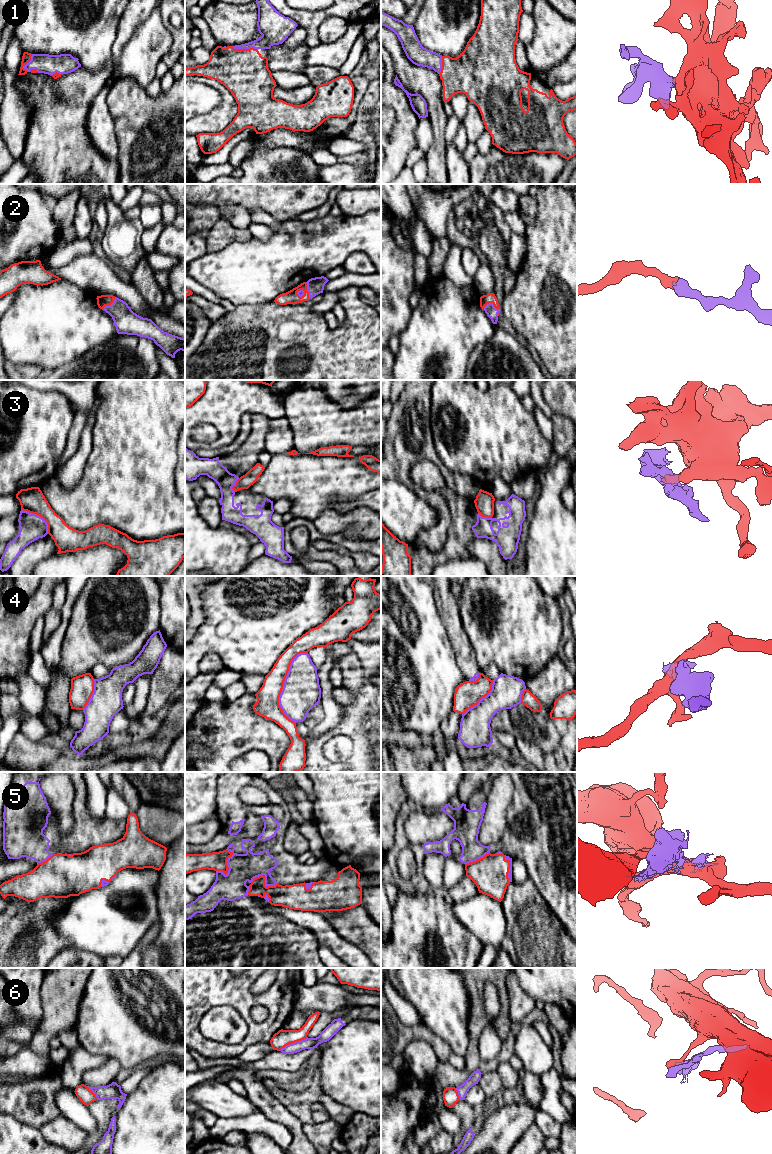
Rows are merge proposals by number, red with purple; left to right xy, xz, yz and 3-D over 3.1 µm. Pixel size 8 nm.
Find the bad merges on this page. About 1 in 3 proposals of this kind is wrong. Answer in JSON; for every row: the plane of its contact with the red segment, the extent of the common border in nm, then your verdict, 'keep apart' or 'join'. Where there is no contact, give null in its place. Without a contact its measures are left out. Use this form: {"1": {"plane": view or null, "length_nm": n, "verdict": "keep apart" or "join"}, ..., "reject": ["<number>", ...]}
{"1": {"plane": "xy", "length_nm": 150, "verdict": "join"}, "2": {"plane": "yz", "length_nm": 150, "verdict": "join"}, "3": {"plane": "xy", "length_nm": 300, "verdict": "keep apart"}, "4": {"plane": "xz", "length_nm": 600, "verdict": "keep apart"}, "5": {"plane": "xz", "length_nm": 220, "verdict": "join"}, "6": {"plane": "xz", "length_nm": 260, "verdict": "keep apart"}, "reject": ["3", "4", "6"]}

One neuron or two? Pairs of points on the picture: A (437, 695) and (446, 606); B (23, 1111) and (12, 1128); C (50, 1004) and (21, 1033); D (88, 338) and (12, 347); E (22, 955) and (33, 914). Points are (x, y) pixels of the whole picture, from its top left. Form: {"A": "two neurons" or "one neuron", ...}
{"A": "two neurons", "B": "two neurons", "C": "two neurons", "D": "one neuron", "E": "one neuron"}

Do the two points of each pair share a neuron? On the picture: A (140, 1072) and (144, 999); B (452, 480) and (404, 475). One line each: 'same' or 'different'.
A: different
B: same

